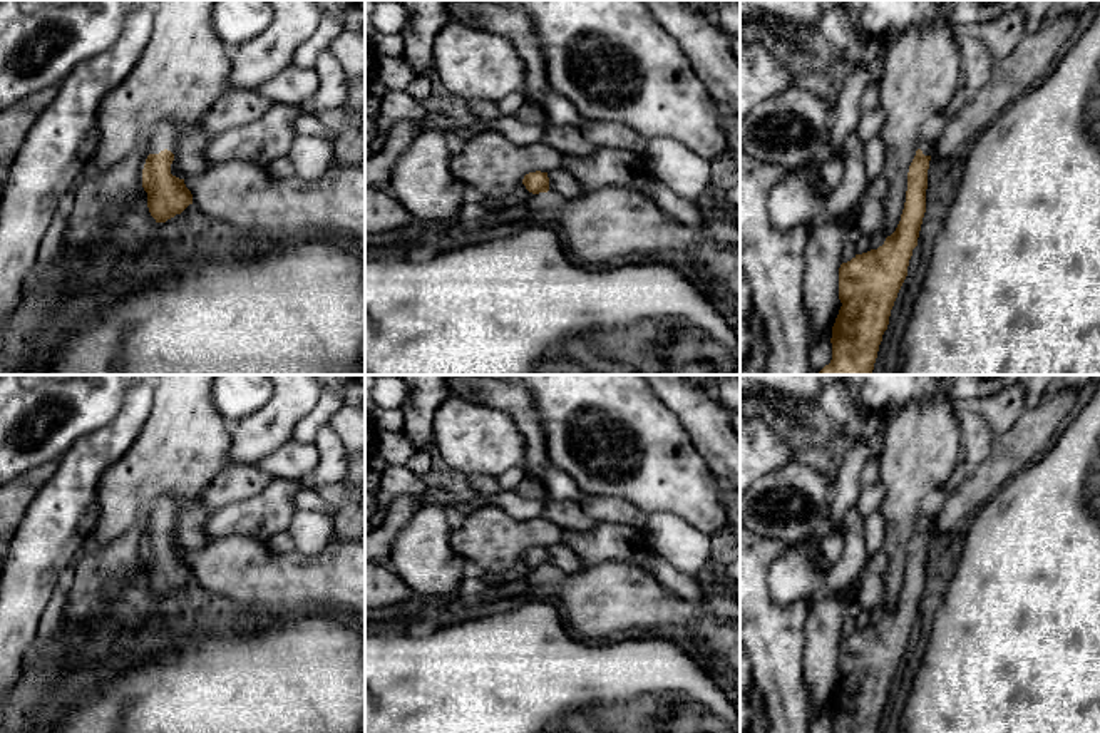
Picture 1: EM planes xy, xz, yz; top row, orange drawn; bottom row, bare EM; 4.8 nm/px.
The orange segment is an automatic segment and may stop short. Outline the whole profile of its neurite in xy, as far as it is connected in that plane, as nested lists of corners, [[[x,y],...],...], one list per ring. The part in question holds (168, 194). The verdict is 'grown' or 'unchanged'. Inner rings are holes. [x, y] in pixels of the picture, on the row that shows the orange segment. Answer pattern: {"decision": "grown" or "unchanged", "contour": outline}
{"decision": "grown", "contour": [[[164,120],[151,129],[142,187],[156,223],[166,223],[193,204],[184,179],[208,167],[204,149],[209,139],[203,120],[194,124]]]}

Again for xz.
{"decision": "grown", "contour": [[[563,166],[551,172],[529,172],[522,184],[532,194],[547,192],[549,197],[576,199],[583,194],[583,184]]]}

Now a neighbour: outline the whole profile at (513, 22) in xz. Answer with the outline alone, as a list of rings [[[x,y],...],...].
[[[452,0],[449,22],[460,22],[509,38],[526,69],[526,92],[551,92],[539,35],[527,10],[492,0]]]

